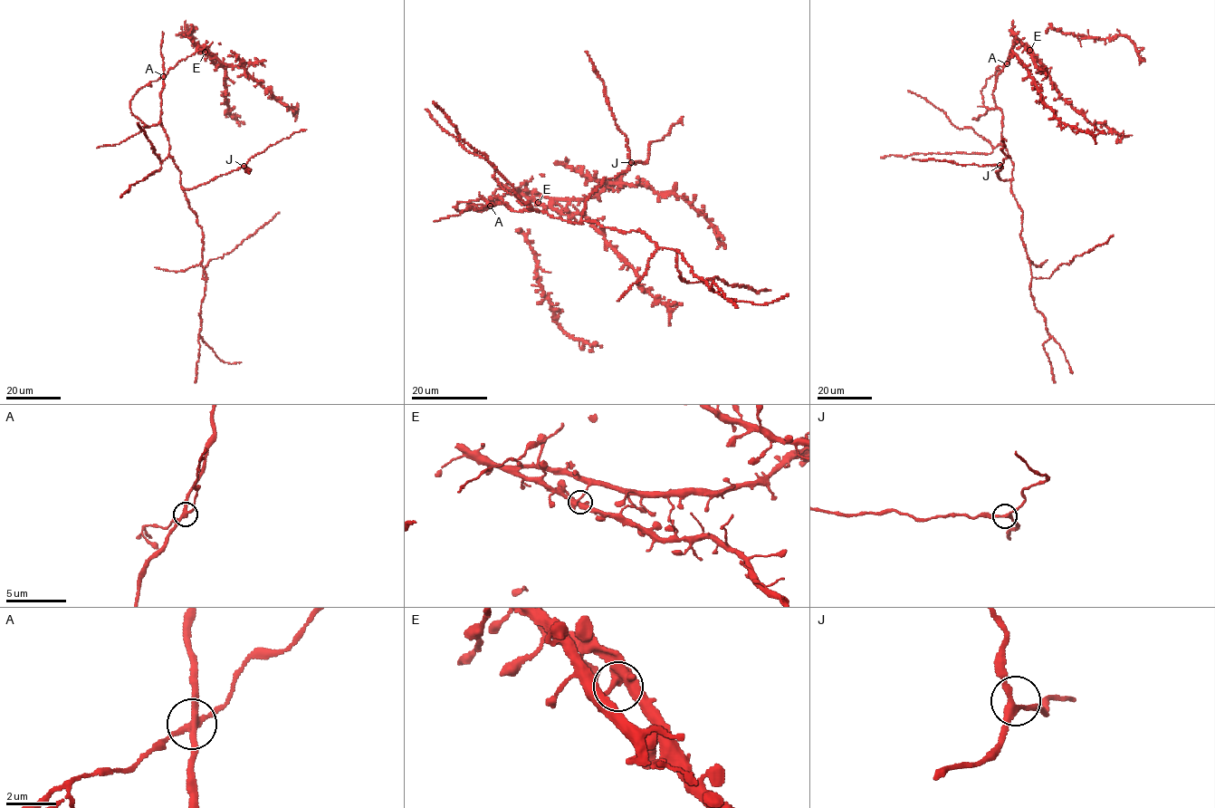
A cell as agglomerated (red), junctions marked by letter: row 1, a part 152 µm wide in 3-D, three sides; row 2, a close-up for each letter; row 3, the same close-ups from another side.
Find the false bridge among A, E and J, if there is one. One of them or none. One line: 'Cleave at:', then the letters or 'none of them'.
Cleave at: none of them

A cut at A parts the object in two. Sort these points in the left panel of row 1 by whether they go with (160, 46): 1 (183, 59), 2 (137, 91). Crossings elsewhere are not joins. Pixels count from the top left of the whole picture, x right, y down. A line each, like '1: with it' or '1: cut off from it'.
1: cut off from it
2: cut off from it

